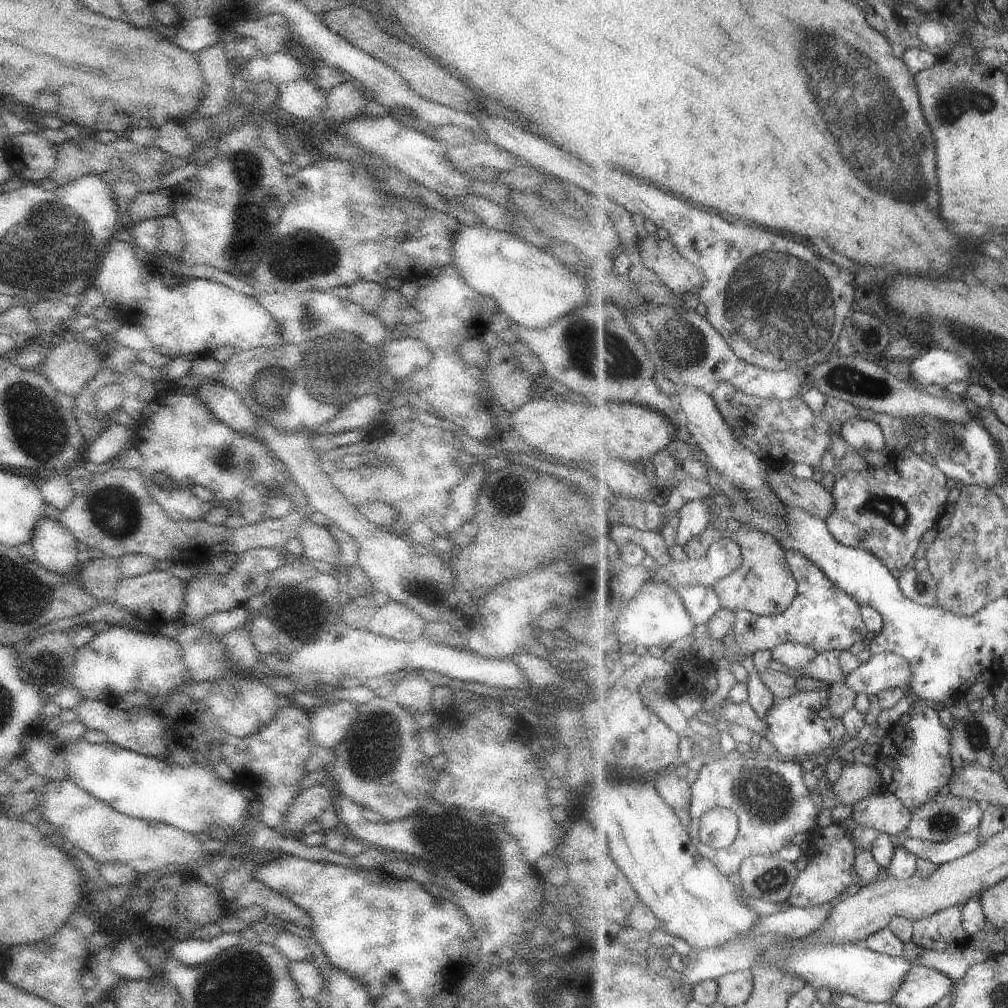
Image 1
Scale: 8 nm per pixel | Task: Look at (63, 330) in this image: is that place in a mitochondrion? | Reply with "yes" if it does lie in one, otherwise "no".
no

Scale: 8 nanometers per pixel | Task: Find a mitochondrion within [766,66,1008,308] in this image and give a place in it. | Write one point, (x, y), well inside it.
(970, 99)

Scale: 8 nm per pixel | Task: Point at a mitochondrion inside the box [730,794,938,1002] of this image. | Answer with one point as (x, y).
(774, 880)

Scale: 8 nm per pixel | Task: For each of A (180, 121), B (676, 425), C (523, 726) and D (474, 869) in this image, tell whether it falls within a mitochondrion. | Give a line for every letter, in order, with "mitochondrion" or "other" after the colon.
A: other
B: other
C: other
D: mitochondrion

